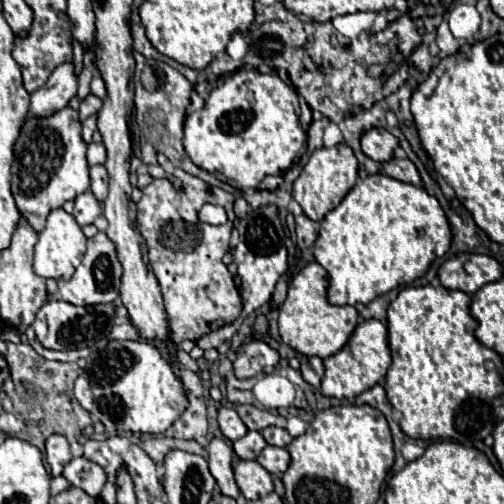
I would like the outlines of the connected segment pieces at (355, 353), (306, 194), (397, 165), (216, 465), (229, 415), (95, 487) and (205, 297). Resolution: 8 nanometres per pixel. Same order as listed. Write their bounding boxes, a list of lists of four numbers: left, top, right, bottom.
[[321,319,391,399],[293,143,357,221],[381,159,421,187],[209,437,239,499],[211,387,247,441],[63,457,107,497],[137,169,243,345]]

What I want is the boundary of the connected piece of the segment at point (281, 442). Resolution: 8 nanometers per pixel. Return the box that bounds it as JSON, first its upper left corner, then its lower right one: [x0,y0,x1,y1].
[261,427,291,447]

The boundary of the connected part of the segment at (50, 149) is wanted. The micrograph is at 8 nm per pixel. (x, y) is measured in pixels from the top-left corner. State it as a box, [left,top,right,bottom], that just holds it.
[11,107,89,231]

